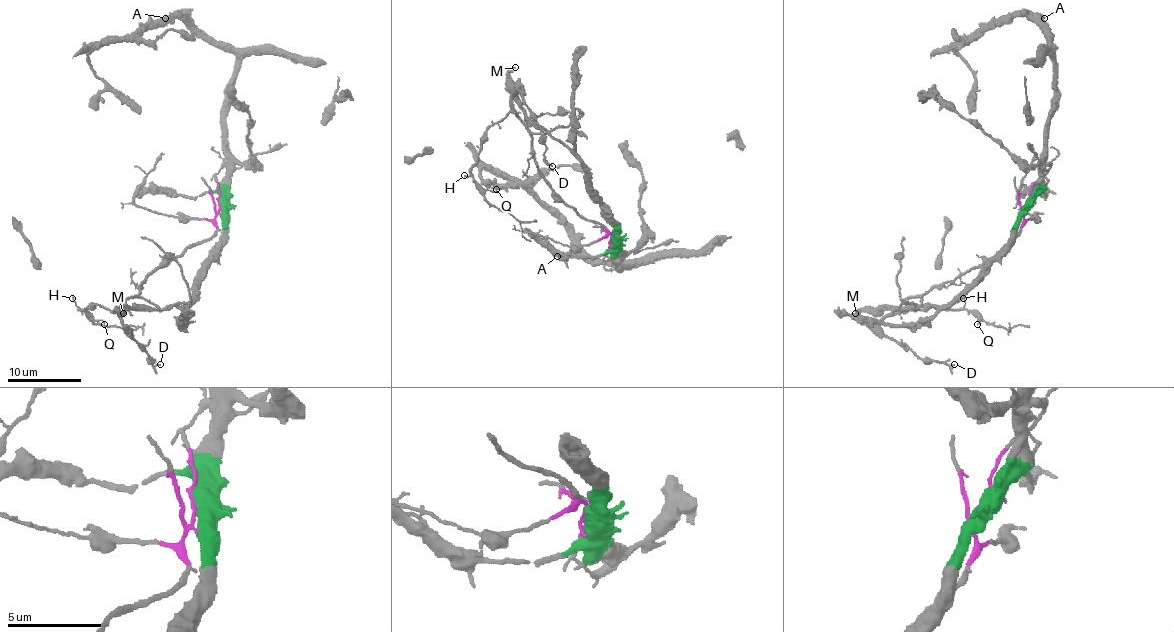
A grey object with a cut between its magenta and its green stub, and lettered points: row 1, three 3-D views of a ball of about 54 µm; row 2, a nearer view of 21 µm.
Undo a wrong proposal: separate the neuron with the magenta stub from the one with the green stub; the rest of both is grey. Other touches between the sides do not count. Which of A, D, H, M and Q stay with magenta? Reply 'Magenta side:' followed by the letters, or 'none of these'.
Magenta side: D, H, Q

